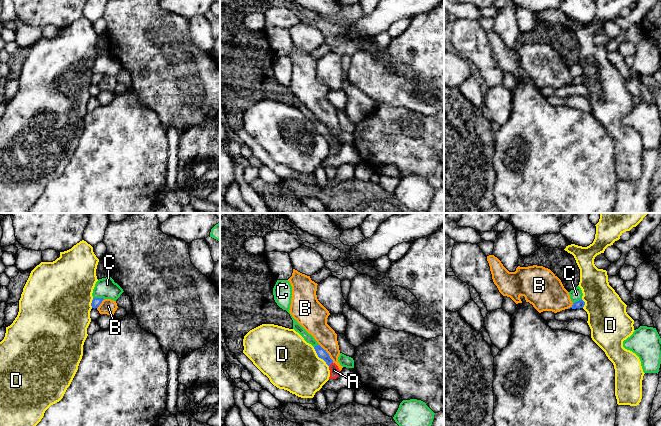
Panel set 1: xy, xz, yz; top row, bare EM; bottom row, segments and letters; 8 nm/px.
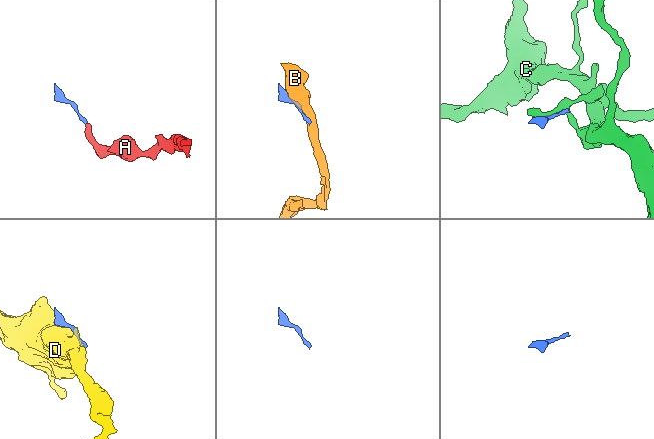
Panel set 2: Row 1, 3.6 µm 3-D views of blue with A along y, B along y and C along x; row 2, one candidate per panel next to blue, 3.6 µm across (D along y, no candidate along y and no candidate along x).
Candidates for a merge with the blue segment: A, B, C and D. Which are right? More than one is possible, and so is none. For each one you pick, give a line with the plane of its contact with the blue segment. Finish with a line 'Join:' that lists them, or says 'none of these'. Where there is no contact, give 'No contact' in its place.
A: Touches blue in xz
Join: A

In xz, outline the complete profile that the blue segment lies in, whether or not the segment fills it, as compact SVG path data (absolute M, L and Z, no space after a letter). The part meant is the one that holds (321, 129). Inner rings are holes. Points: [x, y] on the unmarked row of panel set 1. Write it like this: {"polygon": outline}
{"polygon": "M320 121L314 123L319 134L323 135L329 142L330 153L329 155L336 155L340 151L340 146L338 142L330 134L329 130Z"}

